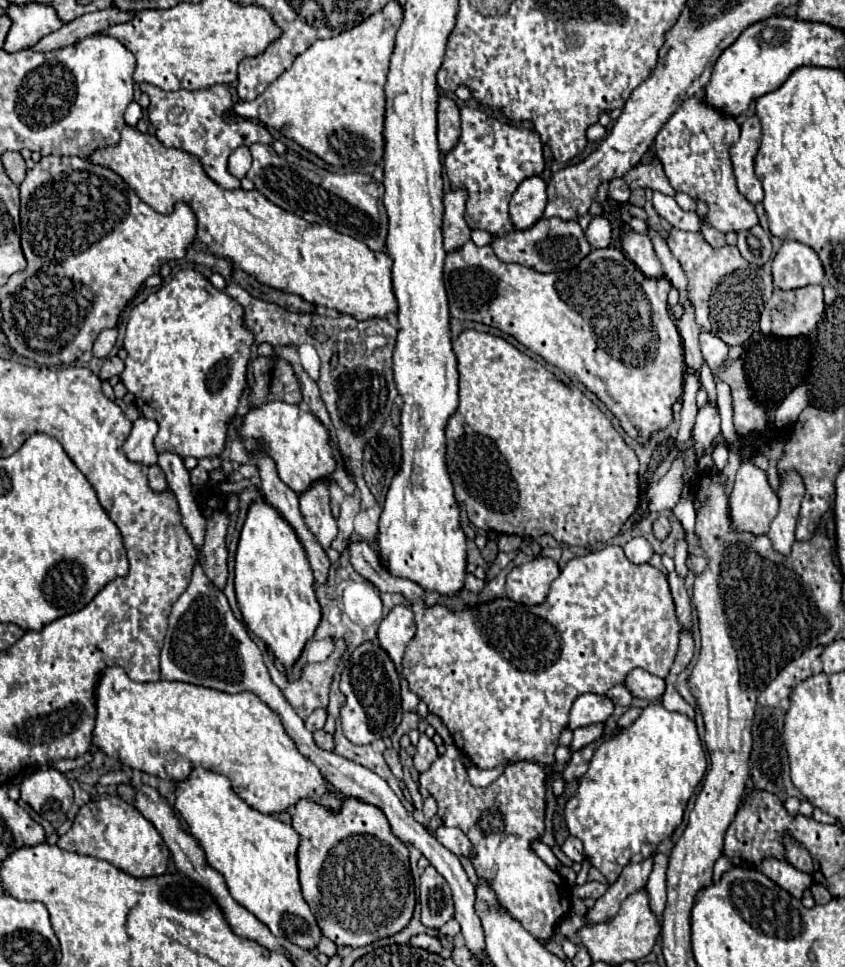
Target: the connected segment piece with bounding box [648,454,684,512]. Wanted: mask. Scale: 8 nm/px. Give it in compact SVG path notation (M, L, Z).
M678 454L672 468L668 470L668 474L648 488L648 498L650 498L648 512L672 510L676 506L676 502L680 498L682 472L684 472L684 462L682 462L682 454Z

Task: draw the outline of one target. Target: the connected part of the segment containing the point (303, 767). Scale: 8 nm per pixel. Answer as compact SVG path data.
M114 666L102 672L96 688L96 726L92 742L108 756L118 756L122 764L158 778L178 782L188 774L190 766L202 766L216 774L224 774L230 778L242 800L262 814L282 814L300 798L316 798L316 802L328 802L332 810L340 806L336 798L328 798L328 790L334 788L324 782L320 768L300 754L294 740L284 732L280 716L252 692L228 694L204 686L168 680L142 684L130 680L120 666Z

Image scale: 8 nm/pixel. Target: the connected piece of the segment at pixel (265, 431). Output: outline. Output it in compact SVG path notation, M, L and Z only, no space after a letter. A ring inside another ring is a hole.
M266 402L256 410L248 410L236 424L236 436L242 440L248 454L264 450L276 462L280 480L294 492L304 492L312 482L330 478L334 472L334 452L330 446L326 426L304 406L286 402Z

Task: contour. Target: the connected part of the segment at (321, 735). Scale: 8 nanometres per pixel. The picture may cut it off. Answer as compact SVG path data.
M316 730L316 732L314 732L314 740L316 740L316 744L318 744L320 748L324 748L324 750L334 750L334 736L332 736L332 734L328 734L328 732L324 732L324 730Z

